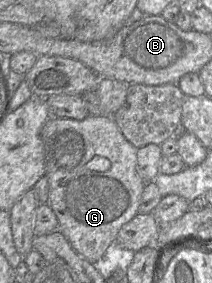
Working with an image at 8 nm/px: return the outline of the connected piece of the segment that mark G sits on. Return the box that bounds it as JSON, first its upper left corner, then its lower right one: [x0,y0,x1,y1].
[41,116,145,263]

